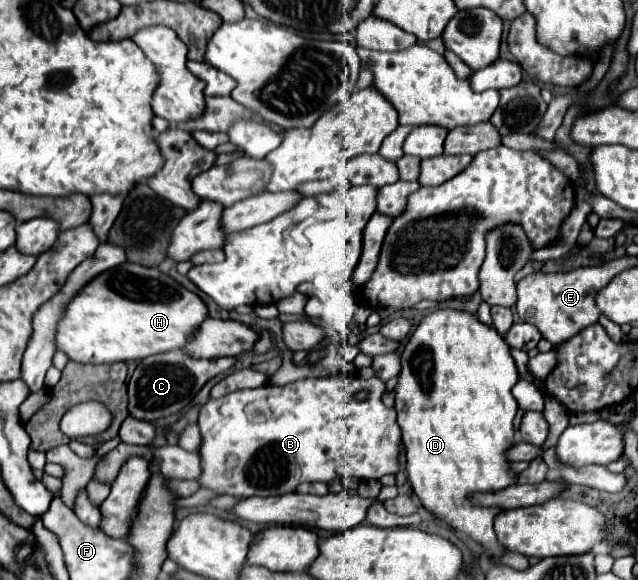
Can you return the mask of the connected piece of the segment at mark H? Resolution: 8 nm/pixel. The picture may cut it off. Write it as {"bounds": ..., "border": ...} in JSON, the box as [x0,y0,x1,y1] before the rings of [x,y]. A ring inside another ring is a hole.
{"bounds":[55,262,207,364],"border":[[[125,262],[107,272],[101,272],[89,280],[67,304],[63,304],[61,320],[57,322],[55,348],[65,352],[69,360],[81,364],[105,364],[105,362],[125,362],[125,360],[143,360],[151,354],[161,354],[177,350],[187,342],[187,336],[199,328],[207,318],[207,306],[201,298],[181,284],[177,284],[167,274],[157,268],[147,268],[141,264]]]}

